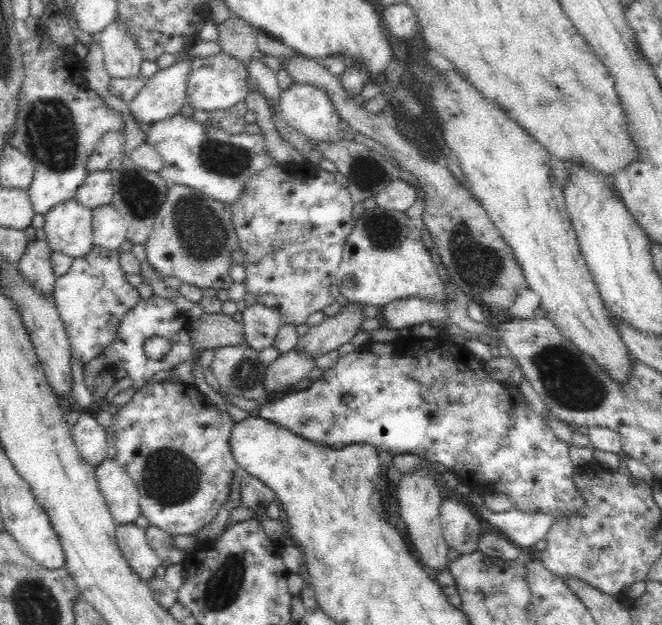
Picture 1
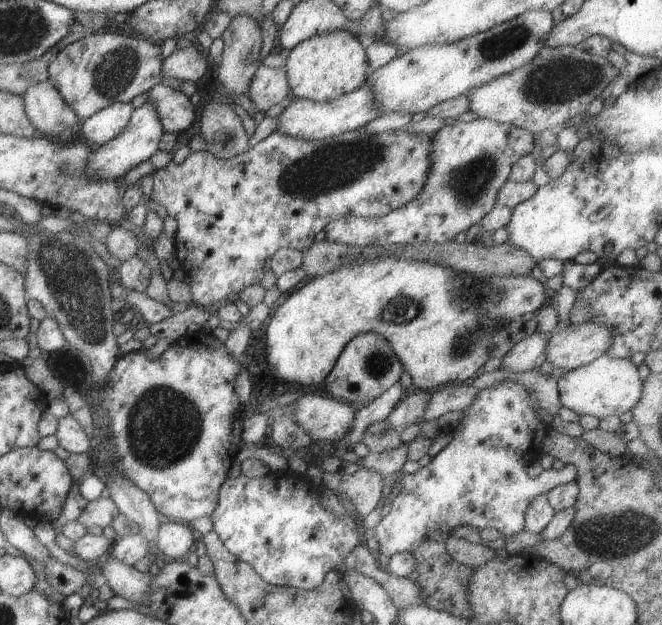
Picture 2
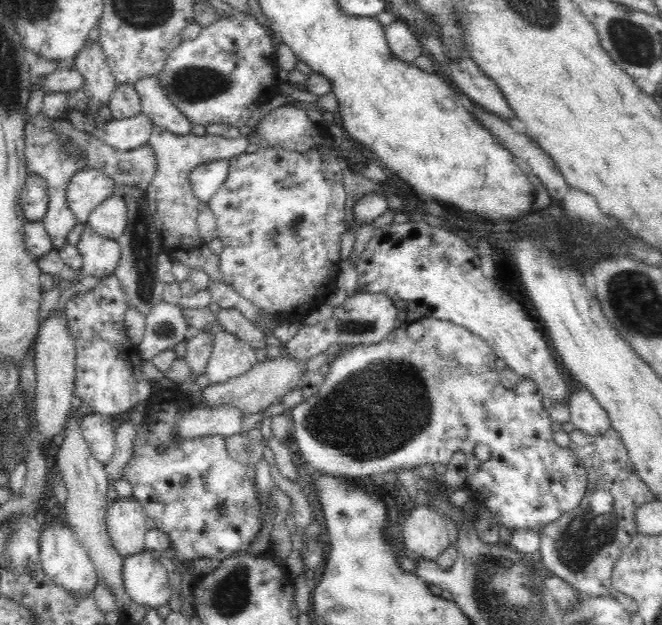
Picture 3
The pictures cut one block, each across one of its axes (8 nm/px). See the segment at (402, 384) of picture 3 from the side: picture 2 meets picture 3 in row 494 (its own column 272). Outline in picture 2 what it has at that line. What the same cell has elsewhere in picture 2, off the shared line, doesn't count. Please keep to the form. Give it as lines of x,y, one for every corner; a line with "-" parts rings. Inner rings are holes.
290,470
270,472
266,476
251,479
240,475
227,478
219,490
217,507
211,514
213,530
218,533
228,551
250,564
258,574
273,585
312,590
325,579
325,574
346,558
346,555
363,541
362,528
353,514
340,519
322,506
319,488
310,478

